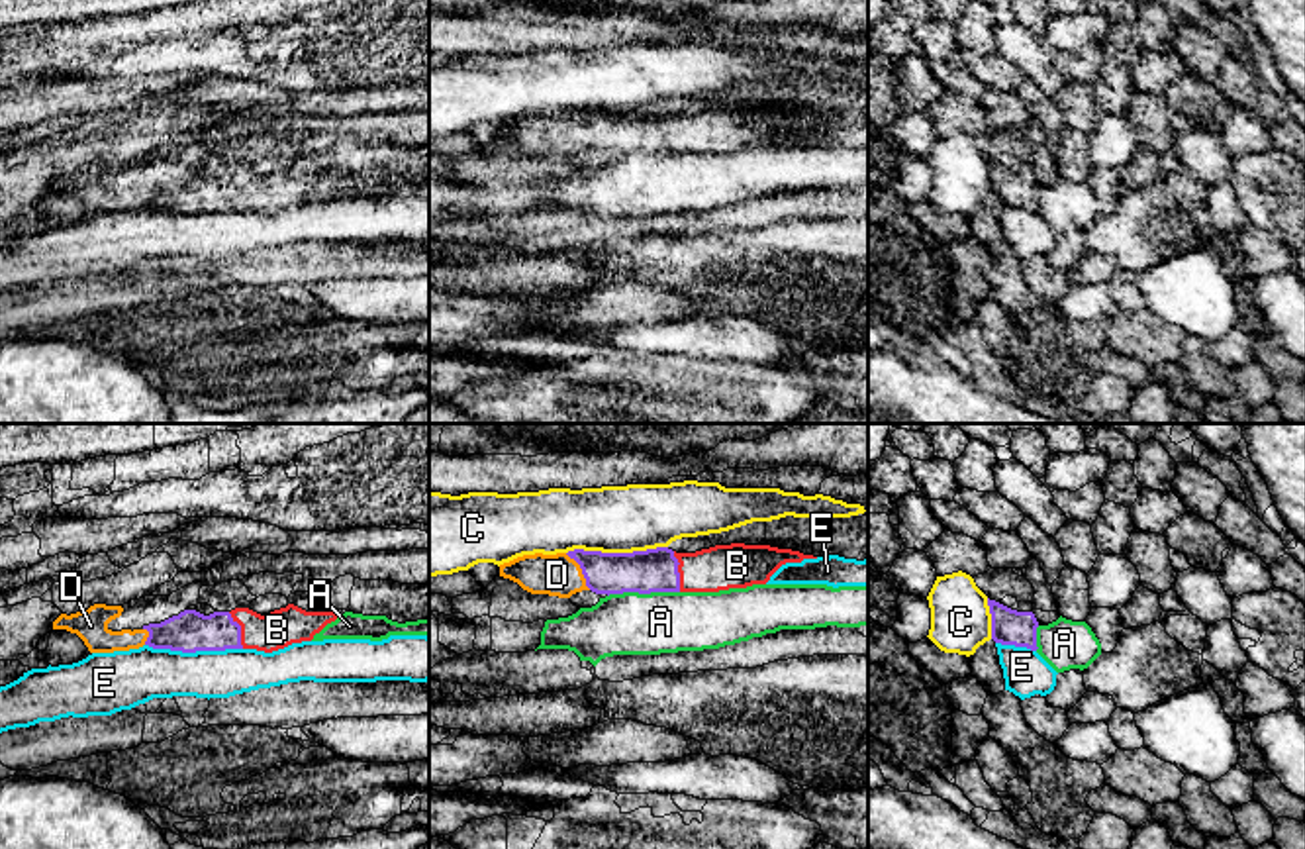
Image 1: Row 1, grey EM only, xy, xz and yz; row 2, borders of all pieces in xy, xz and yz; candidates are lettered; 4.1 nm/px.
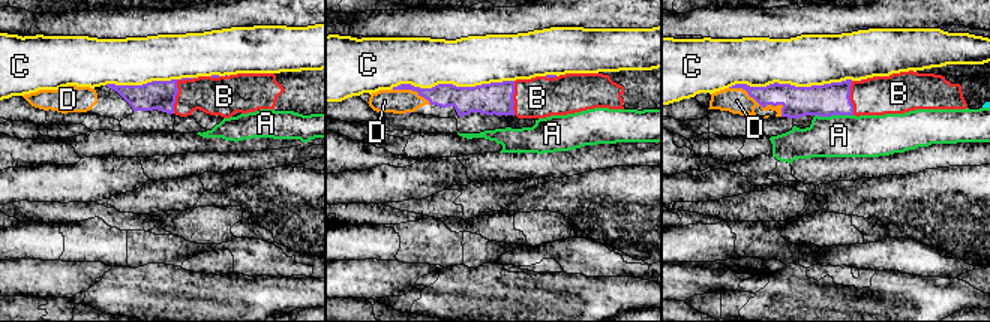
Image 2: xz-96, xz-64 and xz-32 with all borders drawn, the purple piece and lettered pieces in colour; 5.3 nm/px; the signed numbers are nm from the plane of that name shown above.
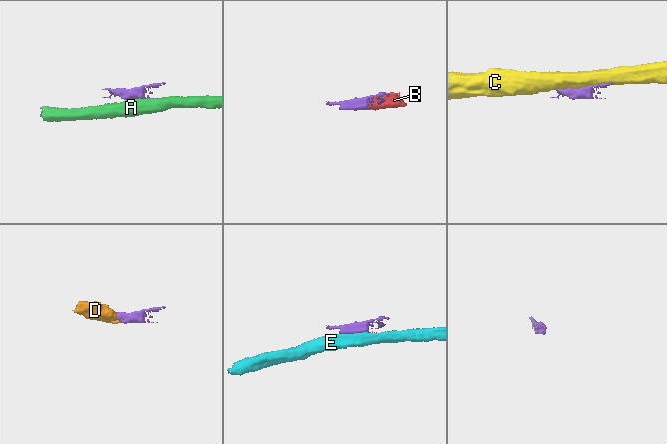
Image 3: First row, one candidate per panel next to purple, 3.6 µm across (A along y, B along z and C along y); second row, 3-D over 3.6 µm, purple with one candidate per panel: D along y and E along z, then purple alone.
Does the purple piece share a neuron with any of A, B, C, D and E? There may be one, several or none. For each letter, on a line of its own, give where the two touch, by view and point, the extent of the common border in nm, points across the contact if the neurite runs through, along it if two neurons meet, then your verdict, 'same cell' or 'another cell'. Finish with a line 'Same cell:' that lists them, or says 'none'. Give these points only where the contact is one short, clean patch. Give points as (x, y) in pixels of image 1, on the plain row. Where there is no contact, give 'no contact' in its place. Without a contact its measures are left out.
A: xz (643, 153) | 300 nm | another cell
B: xz (676, 132) | 170 nm | across xz (647, 132), (676, 132), (710, 132), (737, 126) | same cell
C: xz (616, 114) | 420 nm | another cell
D: xz (582, 132) | 190 nm | across xz (641, 132), (582, 132), (557, 136) | same cell
E: xy (194, 212) | 400 nm | another cell
Same cell: B, D

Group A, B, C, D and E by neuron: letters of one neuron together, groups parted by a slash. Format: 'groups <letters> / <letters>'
groups A / B D / C / E

